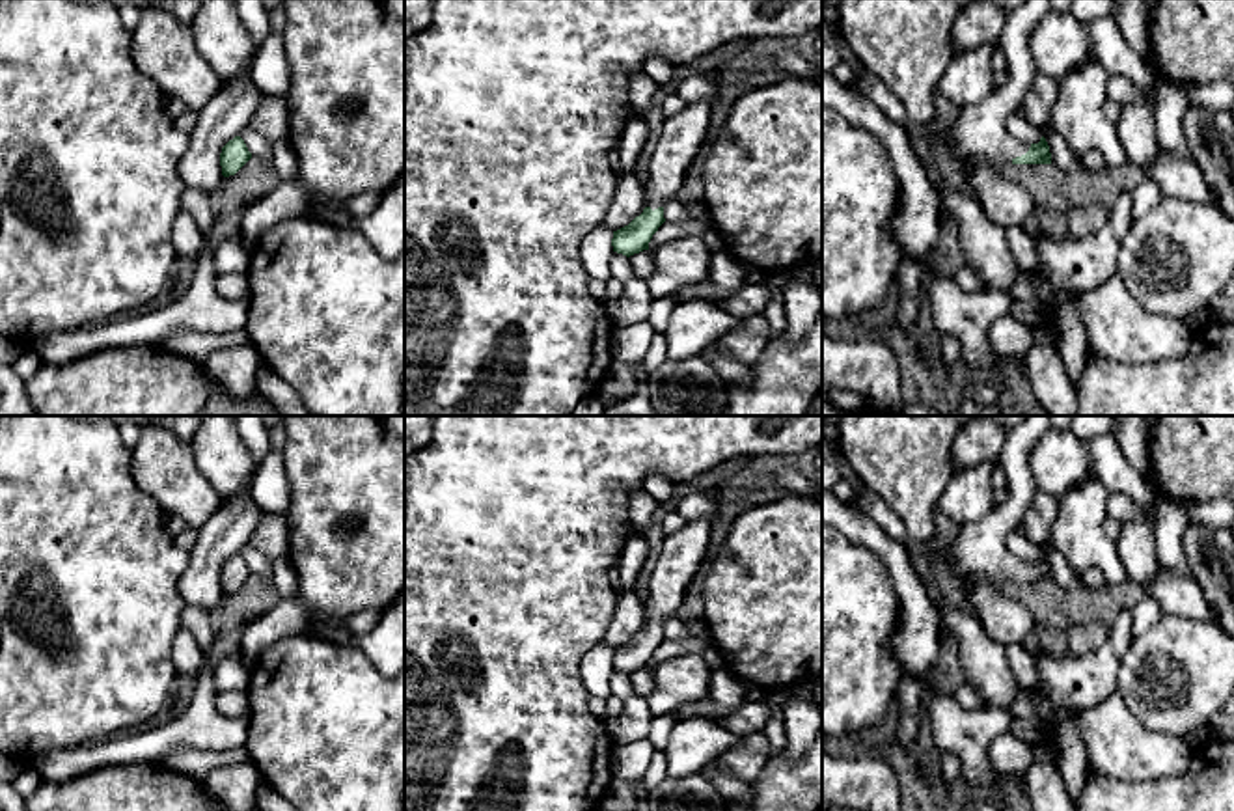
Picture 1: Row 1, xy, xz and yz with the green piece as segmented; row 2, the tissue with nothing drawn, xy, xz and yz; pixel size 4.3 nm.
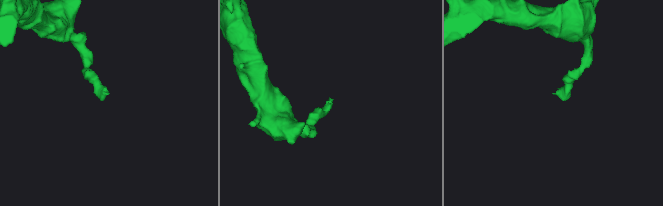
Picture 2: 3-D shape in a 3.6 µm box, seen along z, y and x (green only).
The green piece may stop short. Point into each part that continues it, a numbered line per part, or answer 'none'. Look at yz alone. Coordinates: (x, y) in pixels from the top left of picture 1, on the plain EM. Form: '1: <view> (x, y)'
1: yz (979, 556)

